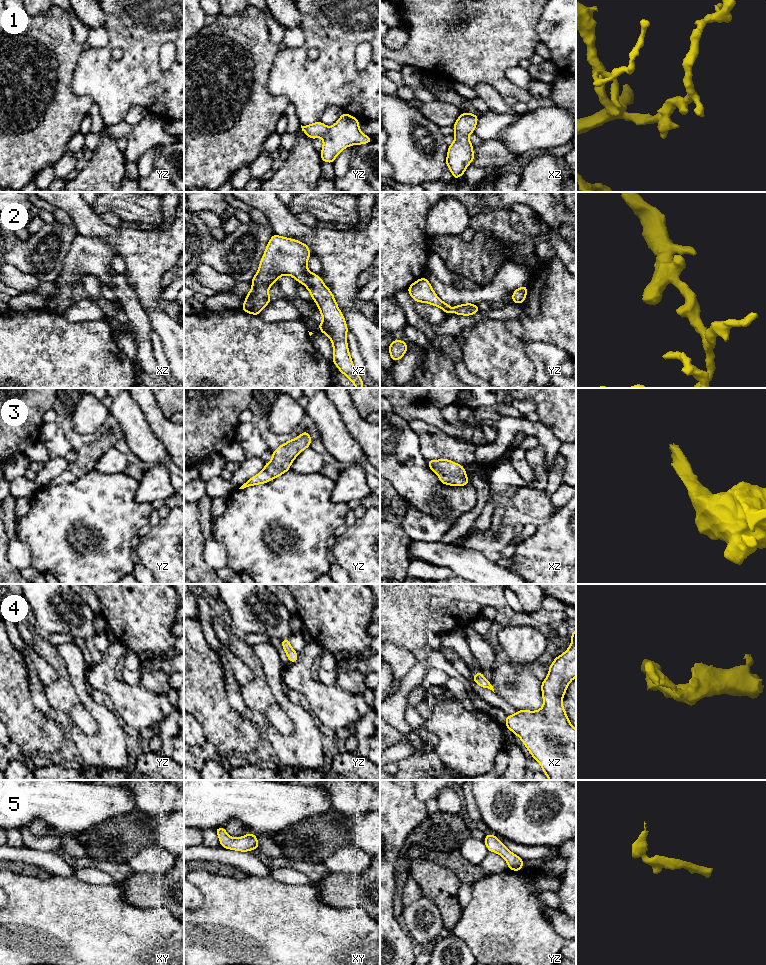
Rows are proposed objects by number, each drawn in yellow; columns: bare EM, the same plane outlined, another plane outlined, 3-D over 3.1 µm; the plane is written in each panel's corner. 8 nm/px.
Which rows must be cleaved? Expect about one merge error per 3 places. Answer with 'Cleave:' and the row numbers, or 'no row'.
Cleave: no row

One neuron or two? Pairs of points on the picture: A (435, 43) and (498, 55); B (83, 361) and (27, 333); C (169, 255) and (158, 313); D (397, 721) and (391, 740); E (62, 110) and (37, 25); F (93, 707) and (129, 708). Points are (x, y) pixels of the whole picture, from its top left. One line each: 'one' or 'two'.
A: one
B: one
C: one
D: two
E: one
F: two

